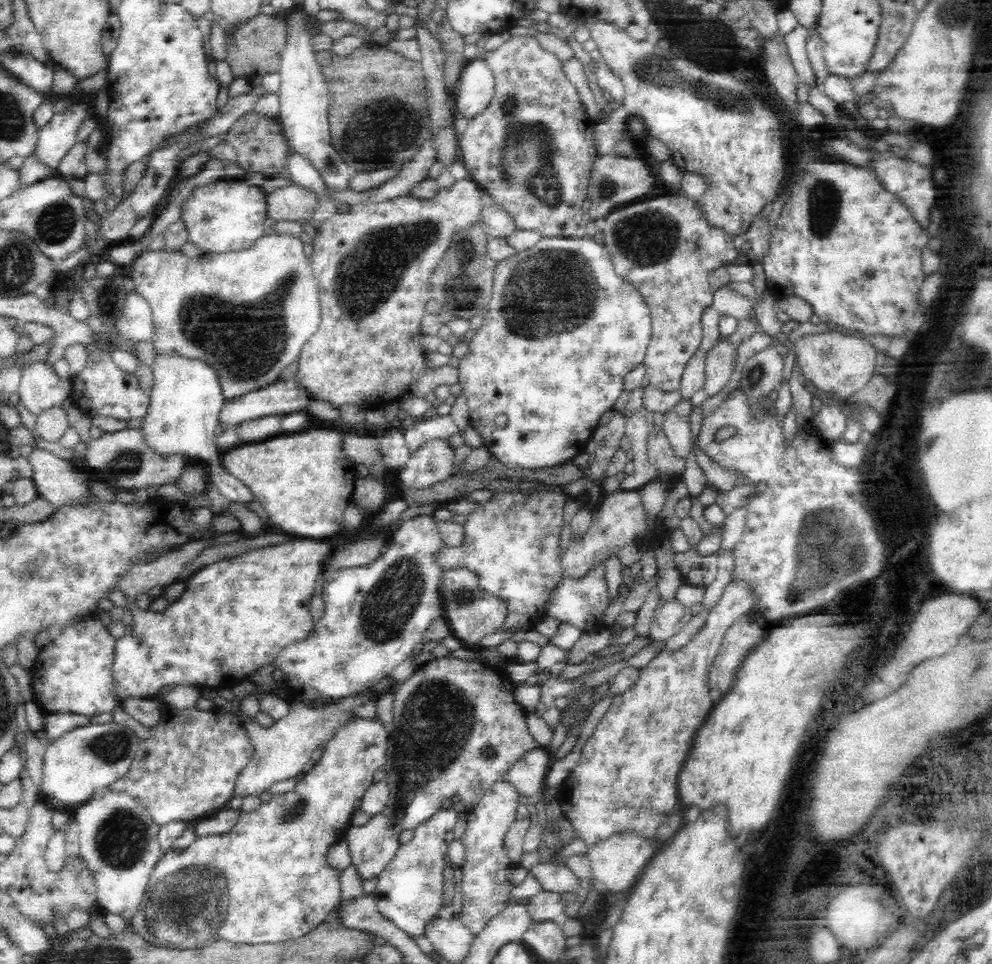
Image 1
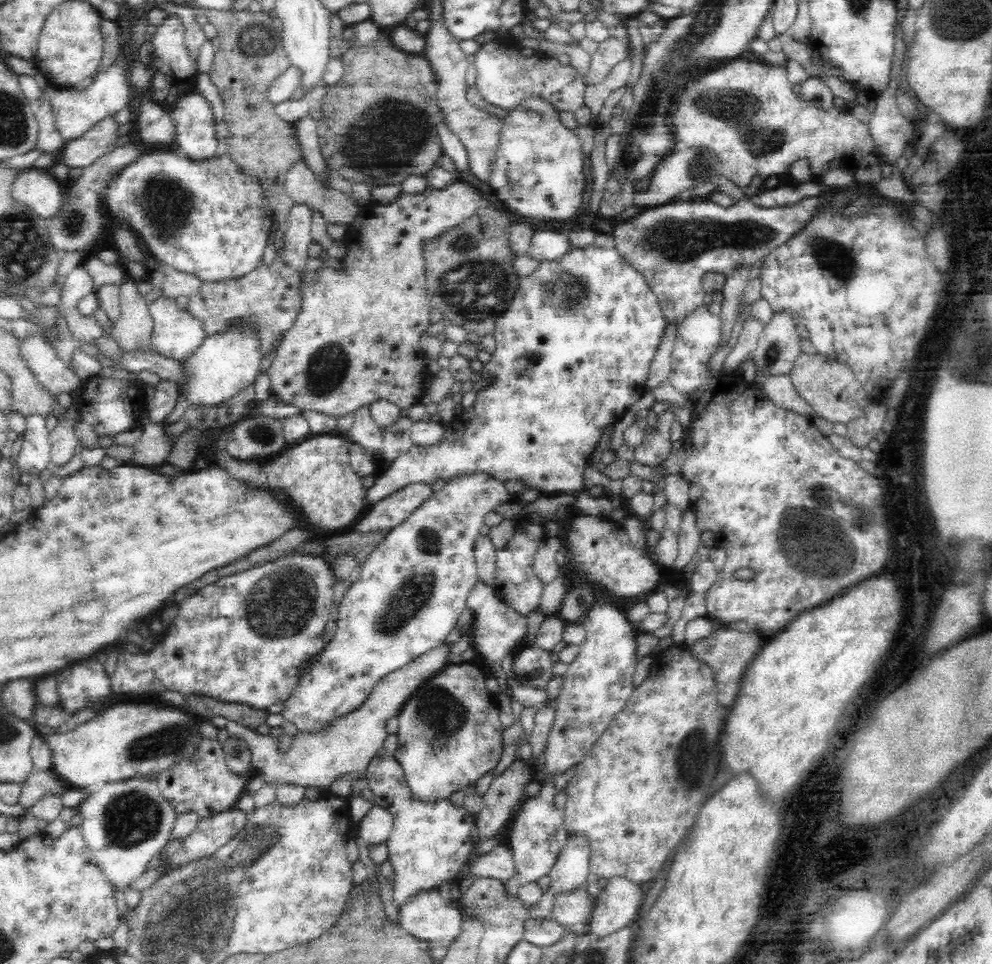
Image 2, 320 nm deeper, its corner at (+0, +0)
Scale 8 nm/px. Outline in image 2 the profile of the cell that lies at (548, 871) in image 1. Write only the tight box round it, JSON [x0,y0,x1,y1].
[470,844,516,882]

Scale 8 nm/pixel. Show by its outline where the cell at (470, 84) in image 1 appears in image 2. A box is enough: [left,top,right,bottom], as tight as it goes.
[474,36,586,112]

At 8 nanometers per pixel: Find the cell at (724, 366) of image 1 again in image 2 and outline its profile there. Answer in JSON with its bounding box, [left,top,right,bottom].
[718,266,750,346]

